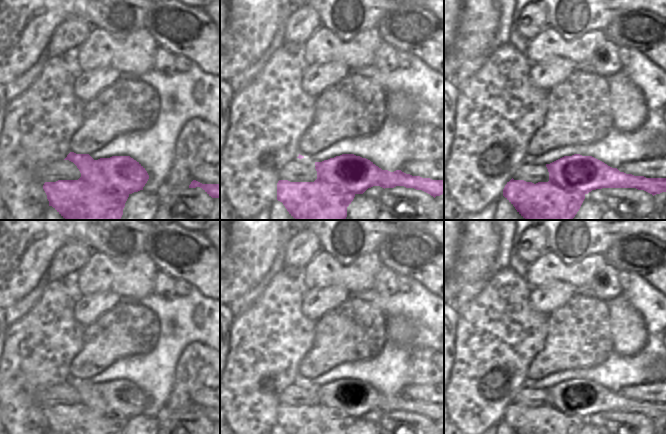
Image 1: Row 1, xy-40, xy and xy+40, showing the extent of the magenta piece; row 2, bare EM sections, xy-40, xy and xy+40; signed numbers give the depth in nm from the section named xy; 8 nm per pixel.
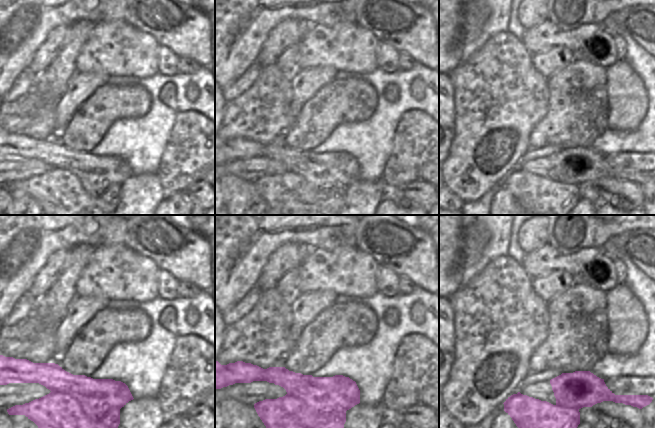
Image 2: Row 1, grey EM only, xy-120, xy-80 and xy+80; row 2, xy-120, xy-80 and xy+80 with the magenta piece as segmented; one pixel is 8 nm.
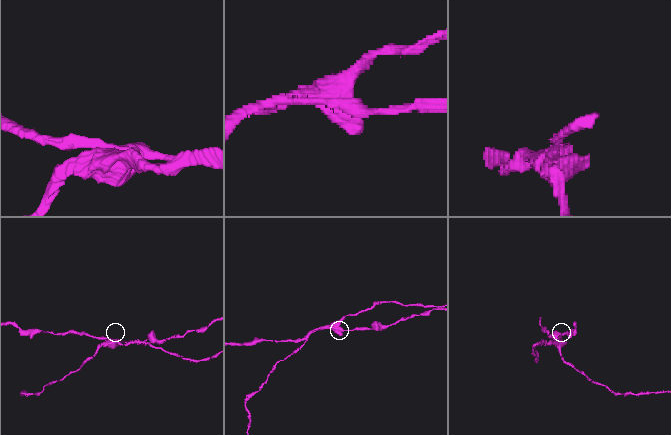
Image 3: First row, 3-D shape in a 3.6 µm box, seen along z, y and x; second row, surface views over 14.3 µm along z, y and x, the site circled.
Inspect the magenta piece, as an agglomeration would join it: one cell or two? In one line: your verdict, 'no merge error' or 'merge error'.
merge error

